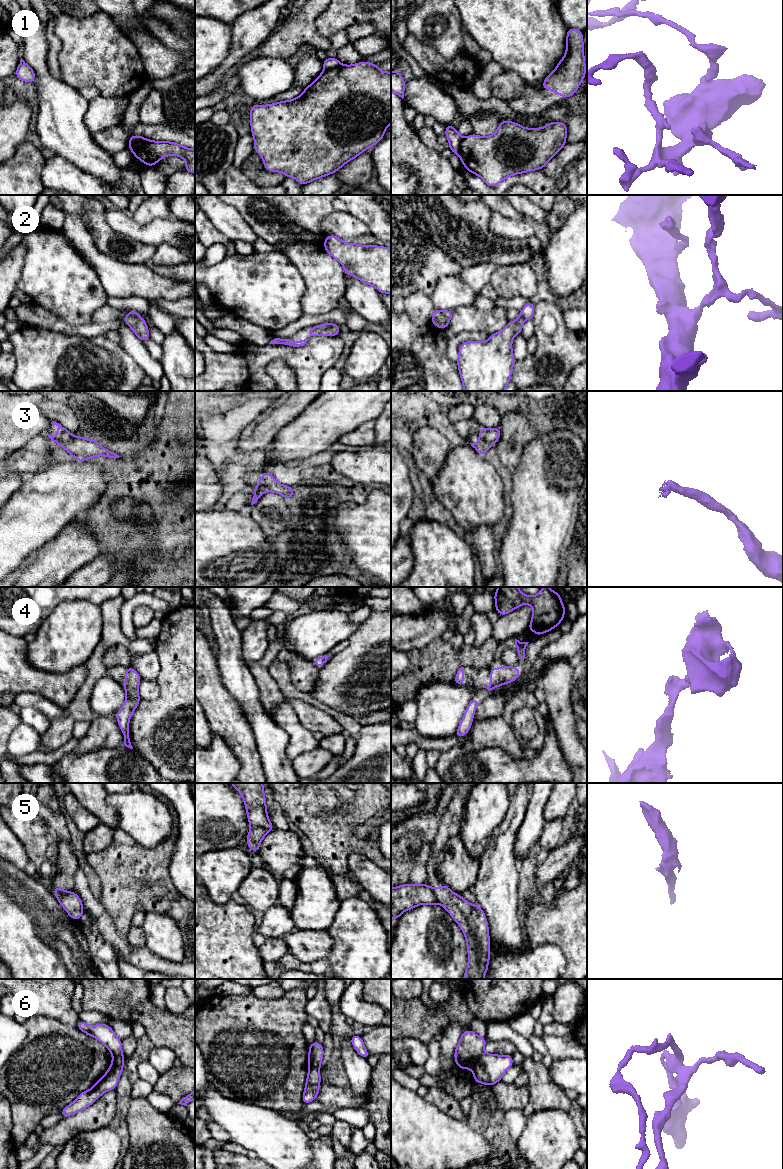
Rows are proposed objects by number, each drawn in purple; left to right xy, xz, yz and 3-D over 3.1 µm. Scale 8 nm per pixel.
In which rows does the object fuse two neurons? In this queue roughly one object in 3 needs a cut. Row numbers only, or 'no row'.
1, 3, 5, 6

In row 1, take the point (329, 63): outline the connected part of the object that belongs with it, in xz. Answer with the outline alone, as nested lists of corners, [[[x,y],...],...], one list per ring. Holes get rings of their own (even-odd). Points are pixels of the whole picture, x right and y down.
[[[336,57],[325,58],[324,61],[323,61],[324,70],[330,70],[330,69],[333,69],[333,68],[337,68],[339,66],[341,66],[341,63]]]

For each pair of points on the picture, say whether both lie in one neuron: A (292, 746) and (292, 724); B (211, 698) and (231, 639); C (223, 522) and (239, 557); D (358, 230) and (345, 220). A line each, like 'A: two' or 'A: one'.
A: one
B: two
C: one
D: one

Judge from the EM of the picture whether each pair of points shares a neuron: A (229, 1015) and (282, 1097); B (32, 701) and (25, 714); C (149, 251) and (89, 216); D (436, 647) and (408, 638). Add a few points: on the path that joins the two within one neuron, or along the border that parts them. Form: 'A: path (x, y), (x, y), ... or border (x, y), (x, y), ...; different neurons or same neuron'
A: path (243, 1035), (257, 1050), (274, 1077); same neuron
B: border (21, 708), (32, 707), (39, 710), (49, 719); different neurons
C: path (134, 251), (120, 247), (104, 231); same neuron
D: border (440, 636), (407, 653); different neurons

